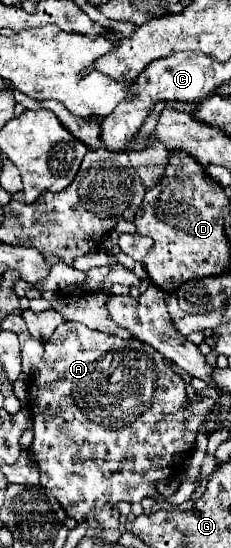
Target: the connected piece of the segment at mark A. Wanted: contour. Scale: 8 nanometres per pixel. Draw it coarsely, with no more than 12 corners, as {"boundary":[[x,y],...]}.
{"boundary":[[60,324],[30,376],[76,522],[176,476],[214,400],[140,340]]}

